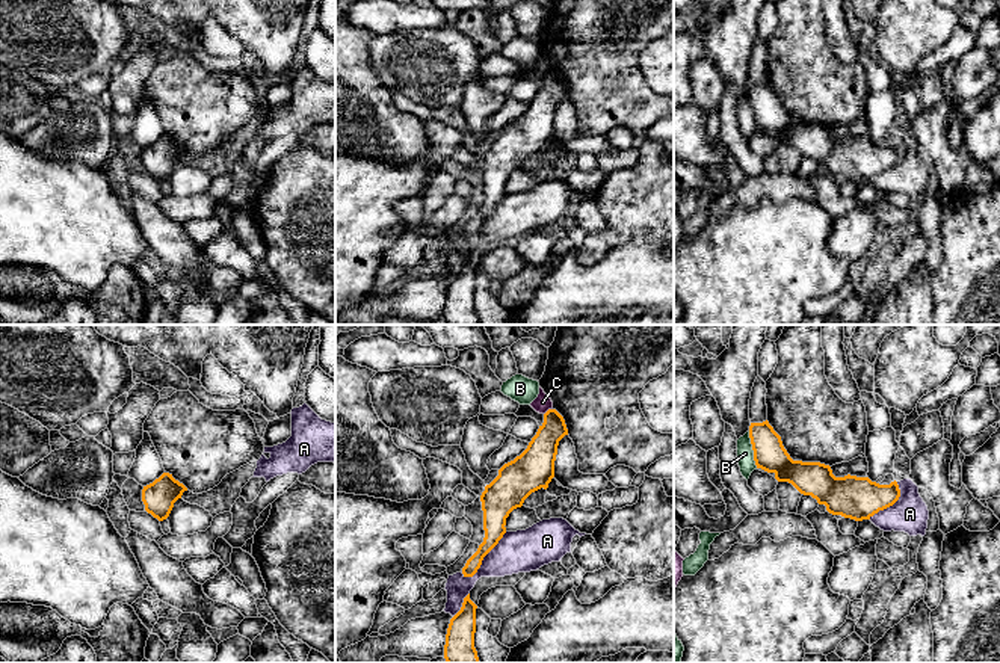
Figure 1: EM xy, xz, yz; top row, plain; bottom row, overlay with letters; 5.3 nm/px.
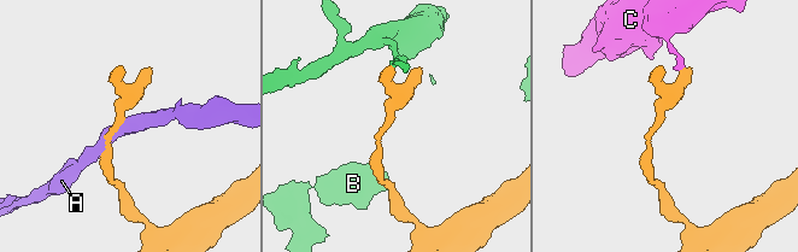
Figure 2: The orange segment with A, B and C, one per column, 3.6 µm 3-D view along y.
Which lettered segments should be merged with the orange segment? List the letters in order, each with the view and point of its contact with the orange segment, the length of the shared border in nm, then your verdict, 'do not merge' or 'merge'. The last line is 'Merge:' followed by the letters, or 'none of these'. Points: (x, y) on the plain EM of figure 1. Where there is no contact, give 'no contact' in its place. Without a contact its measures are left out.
A: meets orange in xz at (484, 218); contact 340 nm long; do not merge
B: meets orange in yz at (753, 111); contact 200 nm long; do not merge
C: meets orange in xz at (547, 73); contact 60 nm long; do not merge
Merge: none of these

